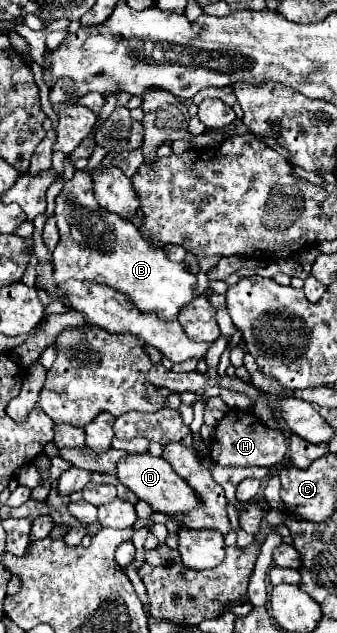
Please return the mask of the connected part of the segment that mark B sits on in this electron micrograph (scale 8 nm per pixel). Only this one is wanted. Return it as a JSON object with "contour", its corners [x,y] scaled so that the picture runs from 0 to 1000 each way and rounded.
{"contour":[[[226,270],[190,292],[166,311],[160,343],[178,362],[178,384],[154,400],[154,431],[166,444],[267,441],[326,450],[380,466],[409,488],[469,491],[487,504],[522,501],[522,494],[534,494],[558,476],[593,469],[582,460],[582,434],[546,412],[504,412],[493,393],[439,387],[439,378],[421,374],[404,355],[344,343],[344,336],[320,336],[291,324],[261,270]]]}

